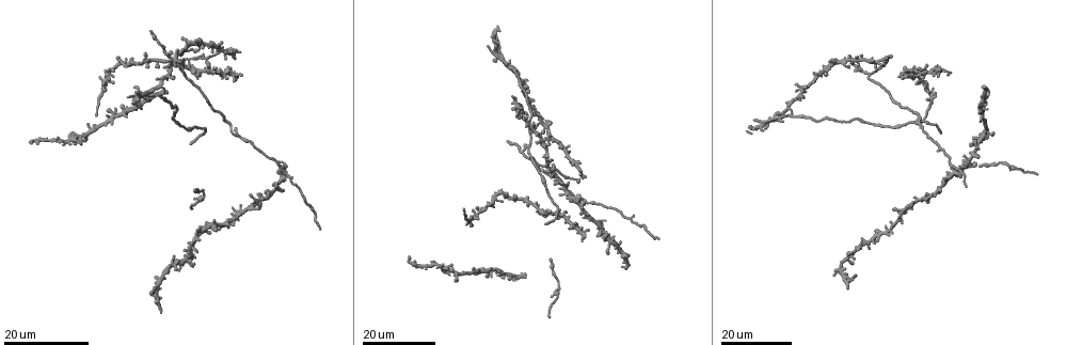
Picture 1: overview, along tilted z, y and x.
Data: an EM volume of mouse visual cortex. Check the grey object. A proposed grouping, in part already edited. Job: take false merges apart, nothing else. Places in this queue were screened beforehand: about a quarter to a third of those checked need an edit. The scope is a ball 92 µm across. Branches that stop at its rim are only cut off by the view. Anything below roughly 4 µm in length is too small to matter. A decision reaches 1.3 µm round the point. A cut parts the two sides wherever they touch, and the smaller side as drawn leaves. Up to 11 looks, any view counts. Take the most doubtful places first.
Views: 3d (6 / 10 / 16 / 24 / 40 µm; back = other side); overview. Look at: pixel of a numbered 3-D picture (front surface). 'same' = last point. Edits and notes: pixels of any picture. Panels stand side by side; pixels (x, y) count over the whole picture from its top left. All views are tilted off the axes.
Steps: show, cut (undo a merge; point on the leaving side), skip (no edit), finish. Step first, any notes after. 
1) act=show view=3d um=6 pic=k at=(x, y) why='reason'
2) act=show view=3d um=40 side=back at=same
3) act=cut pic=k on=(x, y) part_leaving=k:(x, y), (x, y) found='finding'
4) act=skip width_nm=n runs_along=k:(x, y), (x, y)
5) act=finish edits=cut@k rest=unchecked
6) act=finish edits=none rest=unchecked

act=show view=3d um=24 pic=1 at=(953, 175) why='four arms meet'

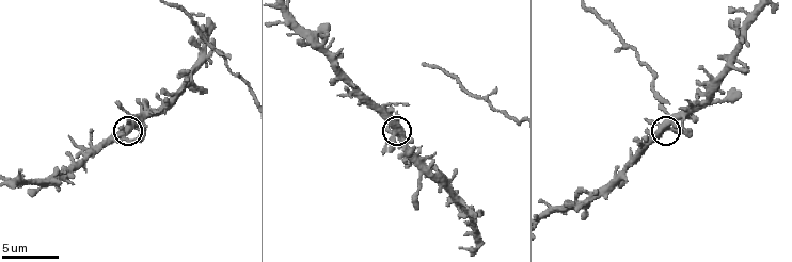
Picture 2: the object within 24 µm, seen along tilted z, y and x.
act=show view=3d um=10 pic=2 at=(395, 132)

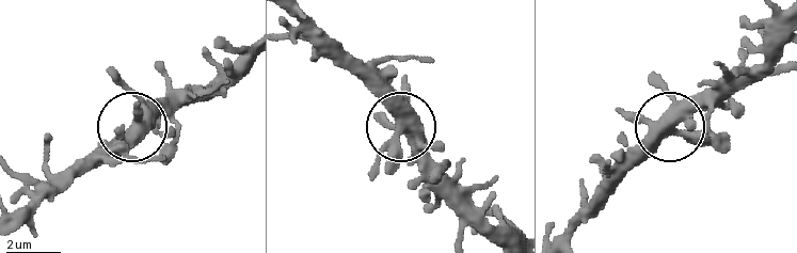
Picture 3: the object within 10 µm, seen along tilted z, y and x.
act=skip width_nm=410 found='one cell here'

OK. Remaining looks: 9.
act=show view=3d um=24 pic=1 at=(470, 226)

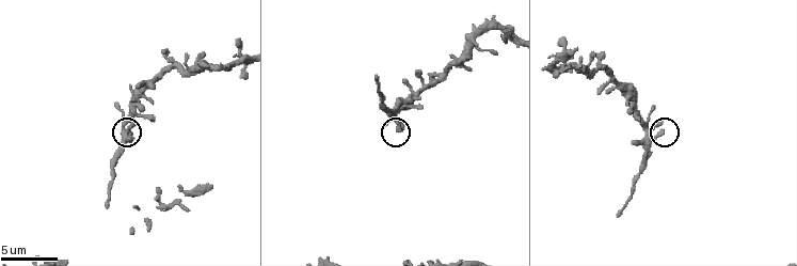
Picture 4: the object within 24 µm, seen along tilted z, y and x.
act=show view=3d um=6 pic=4 at=(660, 134) why='zoom in'

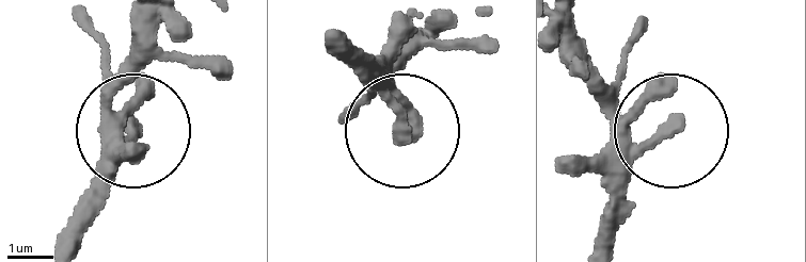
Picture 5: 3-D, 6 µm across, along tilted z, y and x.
act=skip found='all the same cell'

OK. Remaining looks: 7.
act=show view=3d um=24 pic=1 at=(515, 74) why='arms part here'

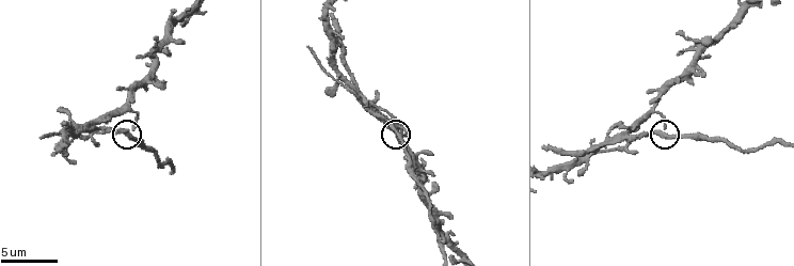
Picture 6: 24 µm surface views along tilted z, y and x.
act=show view=3d um=6 pic=6 at=(127, 136) why='zoom in'

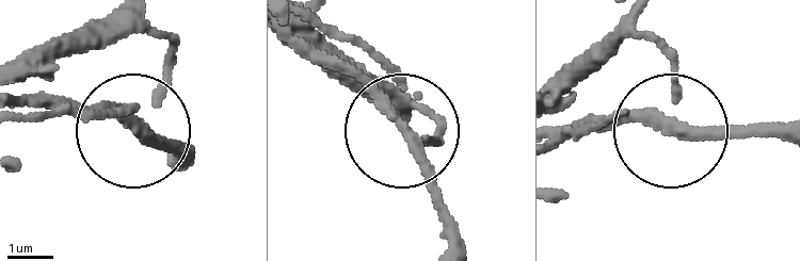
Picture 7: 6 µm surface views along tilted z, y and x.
act=skip side_arm_um=14 arms=3 found='all the same cell'

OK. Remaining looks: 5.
act=show view=3d um=10 pic=4 at=(162, 206) why='three-way junction'

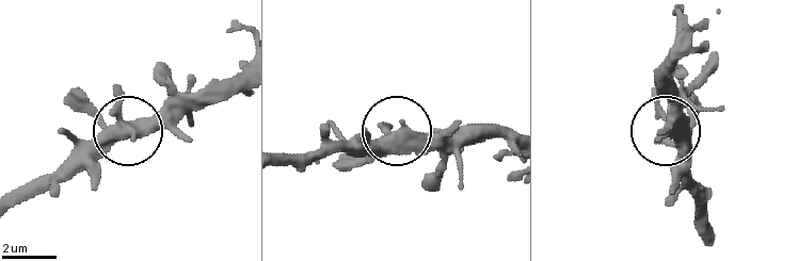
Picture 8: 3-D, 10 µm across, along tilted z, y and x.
act=skip found='one cell here'

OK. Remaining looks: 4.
act=show view=3d um=16 pic=1 at=(870, 74) why='a fork'

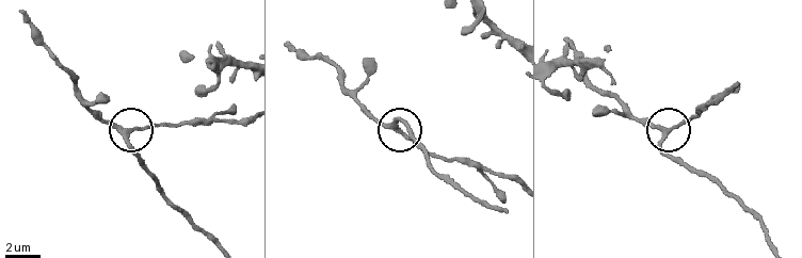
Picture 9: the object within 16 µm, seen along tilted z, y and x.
act=show view=3d um=6 pic=9 at=(398, 131)

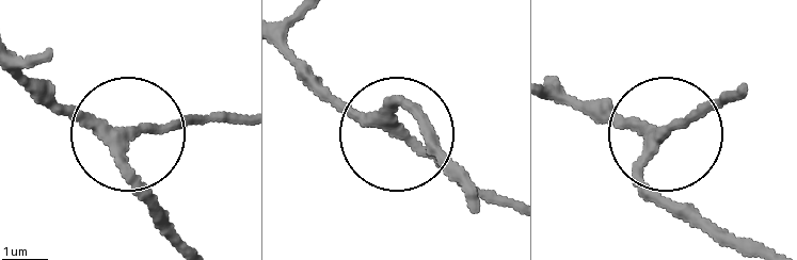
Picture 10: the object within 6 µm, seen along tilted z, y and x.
act=skip width_nm=230 runs_along=10:(182, 246), (134, 174), (126, 135), (74, 118), (21, 77) found='continuous, no second cell'

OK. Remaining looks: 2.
act=finish edits=none rest=unchecked

